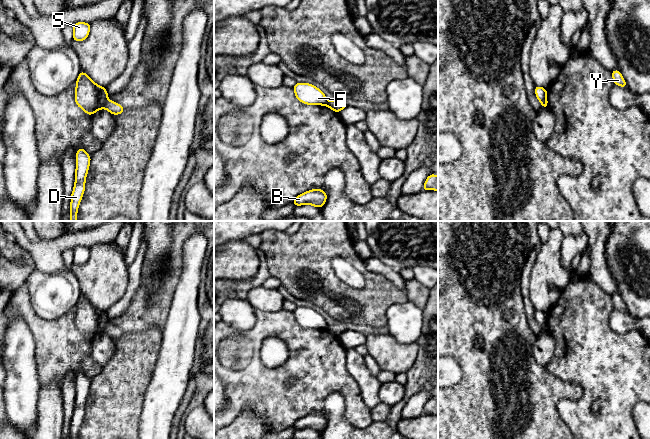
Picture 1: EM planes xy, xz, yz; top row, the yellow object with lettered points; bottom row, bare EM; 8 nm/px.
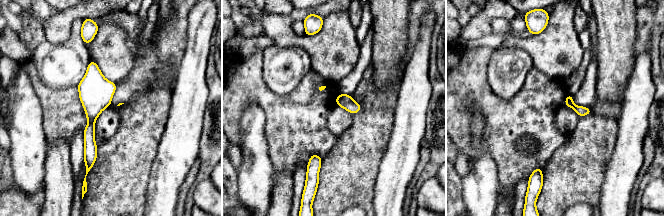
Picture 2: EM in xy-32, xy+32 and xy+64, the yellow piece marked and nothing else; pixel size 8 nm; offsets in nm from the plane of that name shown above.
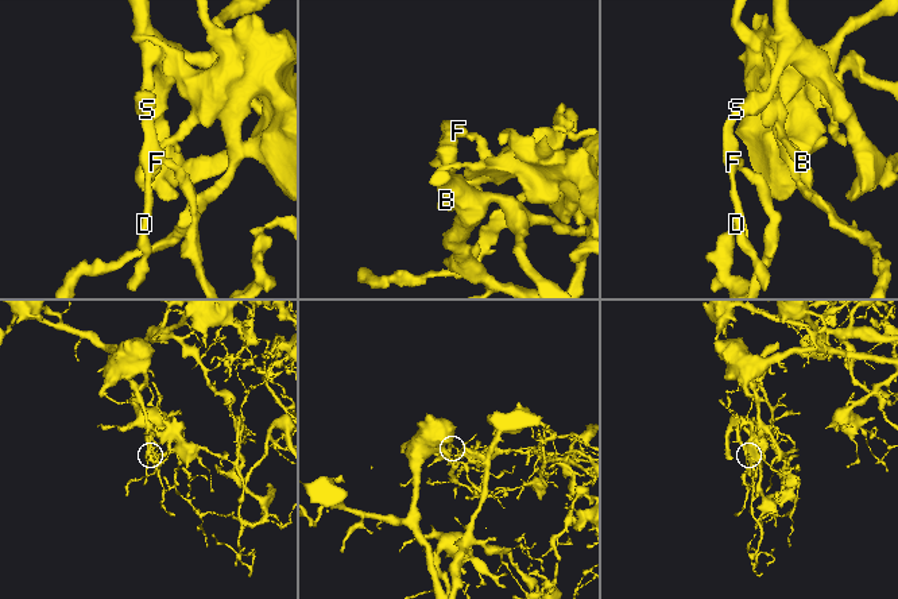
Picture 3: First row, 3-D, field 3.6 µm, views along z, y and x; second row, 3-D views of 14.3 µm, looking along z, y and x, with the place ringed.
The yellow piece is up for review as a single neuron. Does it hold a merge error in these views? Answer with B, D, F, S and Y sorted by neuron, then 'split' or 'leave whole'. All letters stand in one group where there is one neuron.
B Y / D F S; split

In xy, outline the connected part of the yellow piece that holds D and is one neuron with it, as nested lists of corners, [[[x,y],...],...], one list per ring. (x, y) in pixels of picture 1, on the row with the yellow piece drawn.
[[[80,147],[76,152],[75,184],[71,194],[70,221],[77,221],[77,211],[85,190],[91,156]]]

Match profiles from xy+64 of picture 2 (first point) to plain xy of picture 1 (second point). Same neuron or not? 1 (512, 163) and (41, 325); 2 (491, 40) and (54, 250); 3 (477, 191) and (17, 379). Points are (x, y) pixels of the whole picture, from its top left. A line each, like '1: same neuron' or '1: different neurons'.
1: same neuron
2: different neurons
3: same neuron

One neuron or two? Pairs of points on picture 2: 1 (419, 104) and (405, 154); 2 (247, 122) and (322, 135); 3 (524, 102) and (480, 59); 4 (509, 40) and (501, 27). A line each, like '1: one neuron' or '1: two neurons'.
1: one neuron
2: two neurons
3: one neuron
4: one neuron

